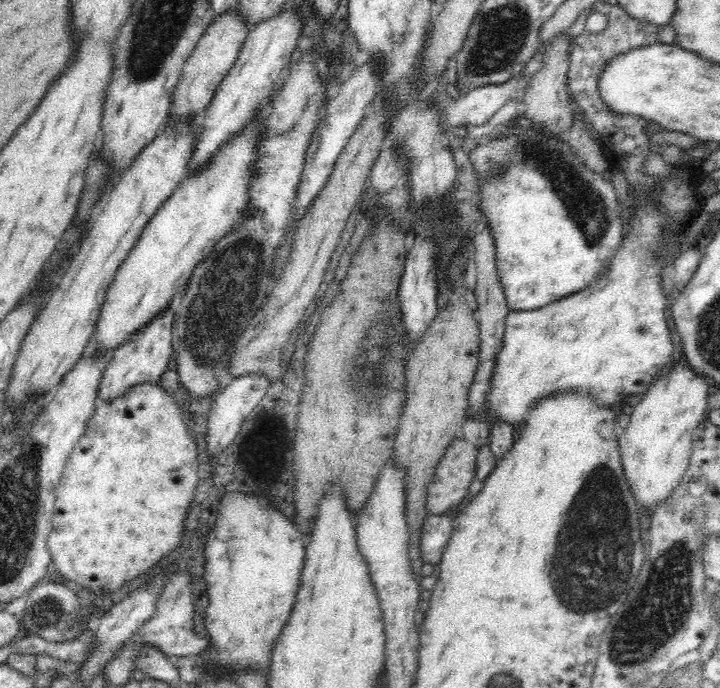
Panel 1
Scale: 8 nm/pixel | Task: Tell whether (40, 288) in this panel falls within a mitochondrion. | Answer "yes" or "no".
no

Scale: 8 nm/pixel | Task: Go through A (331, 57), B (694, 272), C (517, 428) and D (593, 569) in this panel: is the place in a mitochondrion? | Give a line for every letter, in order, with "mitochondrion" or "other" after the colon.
A: other
B: other
C: other
D: mitochondrion

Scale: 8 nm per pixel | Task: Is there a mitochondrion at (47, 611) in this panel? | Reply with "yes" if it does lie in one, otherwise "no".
yes

